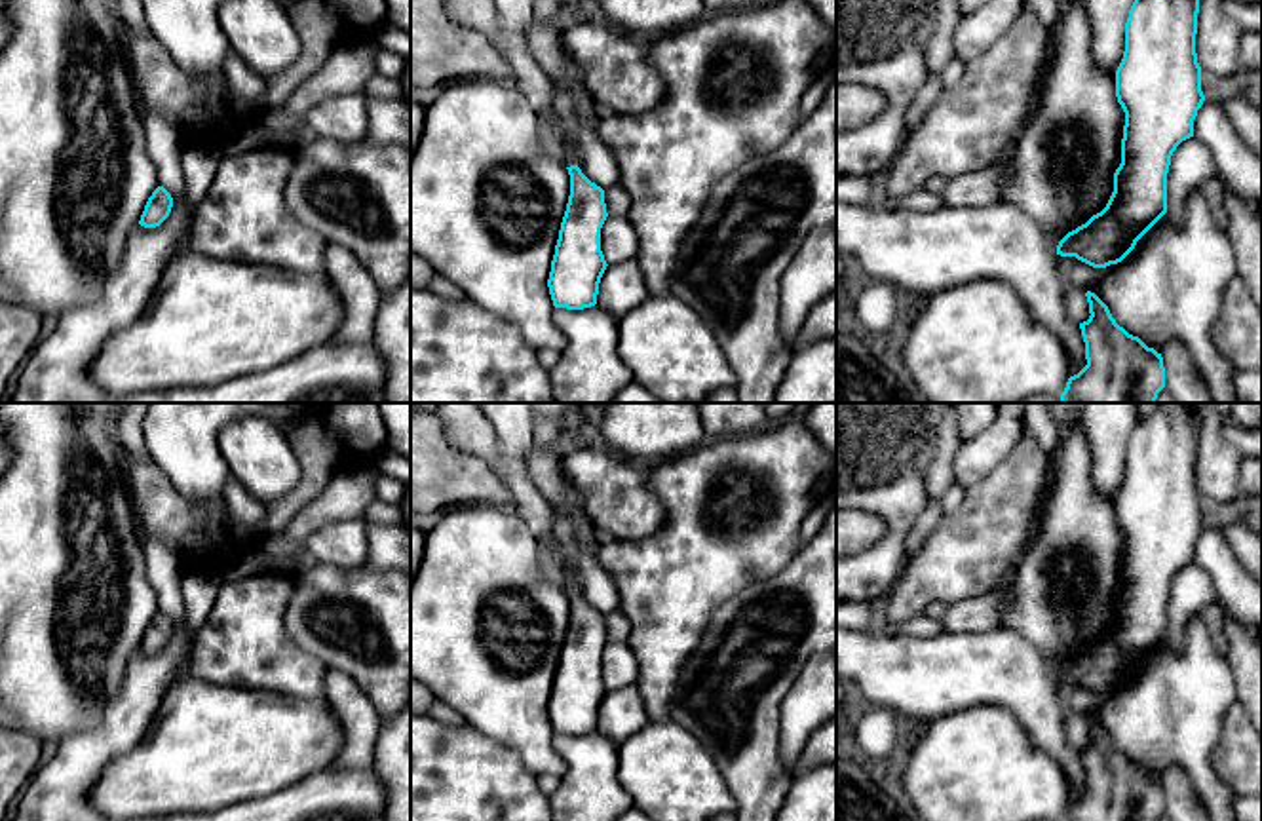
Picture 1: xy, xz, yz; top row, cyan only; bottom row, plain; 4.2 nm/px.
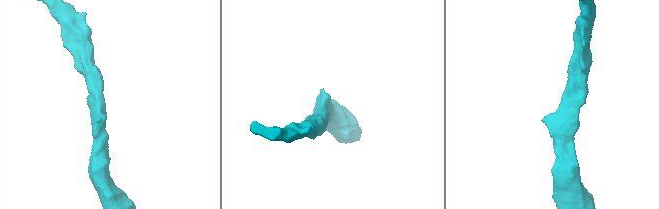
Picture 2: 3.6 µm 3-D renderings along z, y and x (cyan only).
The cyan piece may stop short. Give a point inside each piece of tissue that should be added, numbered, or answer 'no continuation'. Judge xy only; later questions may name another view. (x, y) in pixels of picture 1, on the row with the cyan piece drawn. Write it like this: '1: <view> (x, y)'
no continuation

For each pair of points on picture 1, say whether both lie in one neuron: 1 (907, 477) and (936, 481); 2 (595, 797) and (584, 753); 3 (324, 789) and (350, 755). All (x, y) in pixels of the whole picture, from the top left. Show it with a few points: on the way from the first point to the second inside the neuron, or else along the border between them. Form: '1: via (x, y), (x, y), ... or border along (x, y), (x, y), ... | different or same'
1: border along (936, 436), (936, 457), (926, 477), (926, 498) | different
2: via (592, 785), (592, 764) | same
3: border along (371, 764), (329, 768) | different

